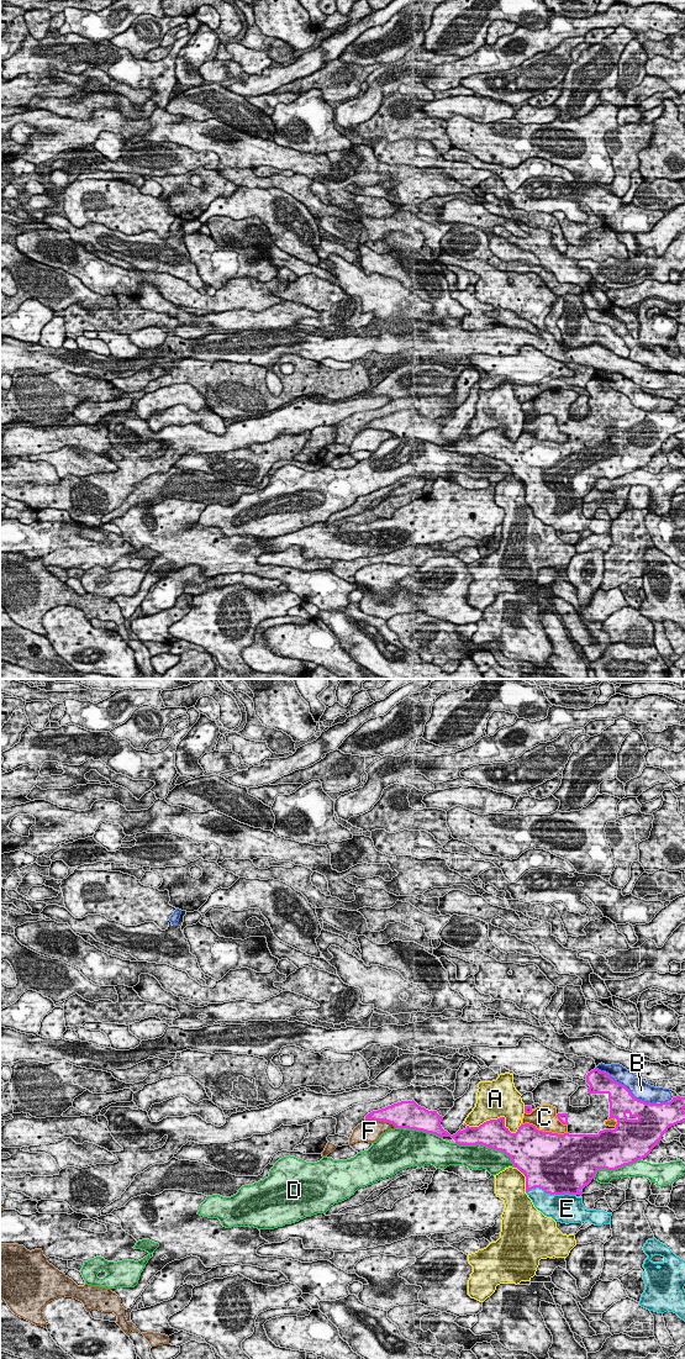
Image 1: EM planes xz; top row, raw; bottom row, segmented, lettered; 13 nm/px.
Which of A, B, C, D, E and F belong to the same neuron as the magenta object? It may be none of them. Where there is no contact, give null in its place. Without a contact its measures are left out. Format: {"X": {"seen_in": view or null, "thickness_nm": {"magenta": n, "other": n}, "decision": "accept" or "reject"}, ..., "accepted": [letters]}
{"A": {"seen_in": "xz", "thickness_nm": {"magenta": 360, "other": 440}, "decision": "reject"}, "B": {"seen_in": "xz", "thickness_nm": {"magenta": 320, "other": 240}, "decision": "reject"}, "C": {"seen_in": "xz", "thickness_nm": {"magenta": 500, "other": 320}, "decision": "reject"}, "D": {"seen_in": "xz", "thickness_nm": {"magenta": 360, "other": 320}, "decision": "reject"}, "E": {"seen_in": "xz", "thickness_nm": {"magenta": 500, "other": 360}, "decision": "accept"}, "F": {"seen_in": "xz", "thickness_nm": {"magenta": 320, "other": 280}, "decision": "reject"}, "accepted": ["E"]}

